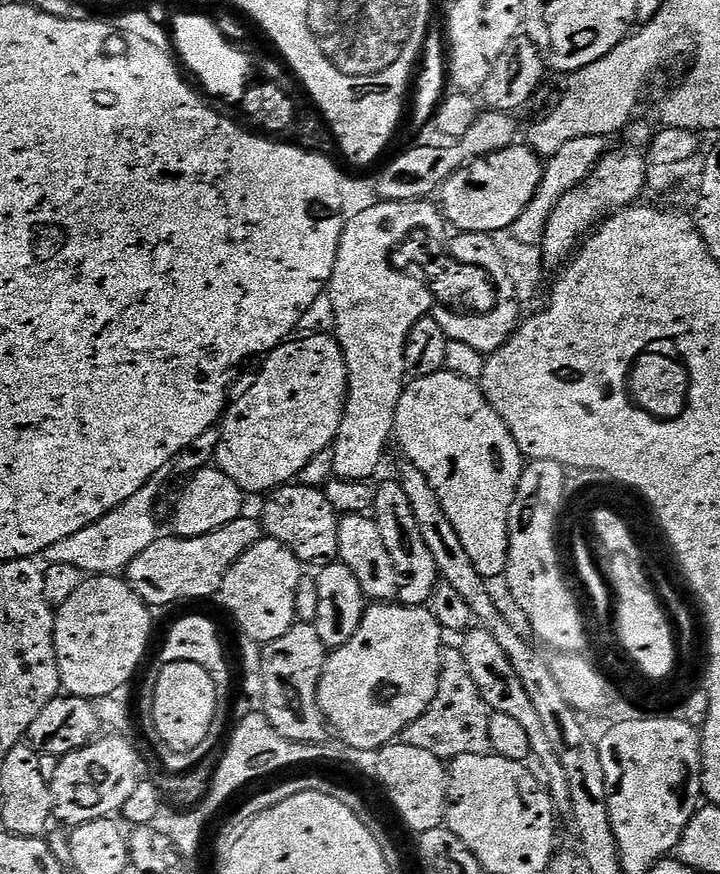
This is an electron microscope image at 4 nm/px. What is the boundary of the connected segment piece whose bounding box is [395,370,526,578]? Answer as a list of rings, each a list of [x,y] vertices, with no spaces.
[[[447,370],[435,372],[429,376],[415,377],[415,379],[405,387],[404,393],[400,395],[398,410],[396,411],[395,431],[398,433],[398,440],[400,436],[401,442],[404,443],[404,452],[409,456],[407,459],[425,475],[425,478],[427,478],[431,487],[436,492],[441,506],[445,513],[447,513],[454,528],[457,530],[457,534],[461,538],[462,546],[465,547],[466,553],[470,556],[470,560],[472,560],[474,566],[477,567],[477,570],[480,571],[481,575],[485,578],[492,578],[492,576],[503,577],[508,568],[509,533],[510,525],[514,520],[514,510],[512,514],[512,507],[515,506],[516,508],[518,504],[518,498],[516,502],[516,491],[521,491],[522,488],[521,480],[526,465],[526,457],[524,453],[521,452],[518,442],[512,436],[512,431],[509,430],[508,423],[494,411],[491,402],[484,396],[479,383],[474,380],[462,378],[458,374]]]

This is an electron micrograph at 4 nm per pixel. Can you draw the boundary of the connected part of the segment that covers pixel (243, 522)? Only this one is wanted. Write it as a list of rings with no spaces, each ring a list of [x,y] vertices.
[[[240,516],[234,522],[201,536],[161,535],[126,570],[128,585],[143,598],[145,604],[156,610],[179,600],[215,597],[234,562],[238,562],[246,550],[262,539],[261,521],[251,520],[250,516]]]

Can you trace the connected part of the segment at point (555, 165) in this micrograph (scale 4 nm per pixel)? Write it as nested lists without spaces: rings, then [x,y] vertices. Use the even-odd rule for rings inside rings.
[[[582,136],[573,138],[565,143],[561,149],[545,163],[542,182],[536,191],[536,196],[531,199],[526,210],[513,222],[511,230],[524,244],[541,245],[545,236],[545,226],[553,214],[554,208],[566,193],[576,188],[589,176],[597,162],[610,148],[609,139],[605,136]]]

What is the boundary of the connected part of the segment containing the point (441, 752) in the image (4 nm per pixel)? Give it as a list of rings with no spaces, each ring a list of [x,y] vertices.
[[[449,647],[443,653],[444,666],[440,671],[439,692],[434,702],[402,733],[403,743],[418,746],[438,759],[451,762],[462,754],[485,754],[492,752],[490,722],[493,711],[484,700],[484,694],[477,686],[459,647]]]

